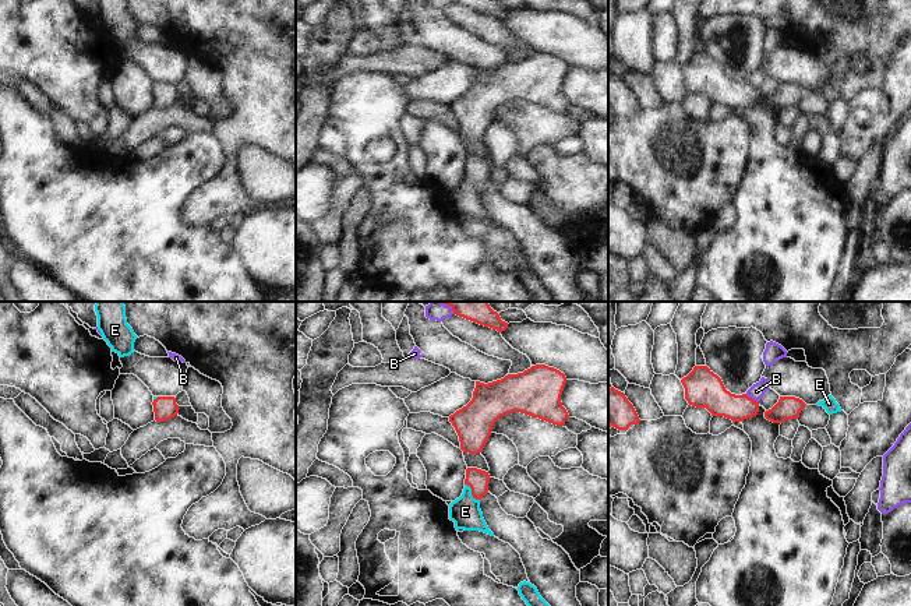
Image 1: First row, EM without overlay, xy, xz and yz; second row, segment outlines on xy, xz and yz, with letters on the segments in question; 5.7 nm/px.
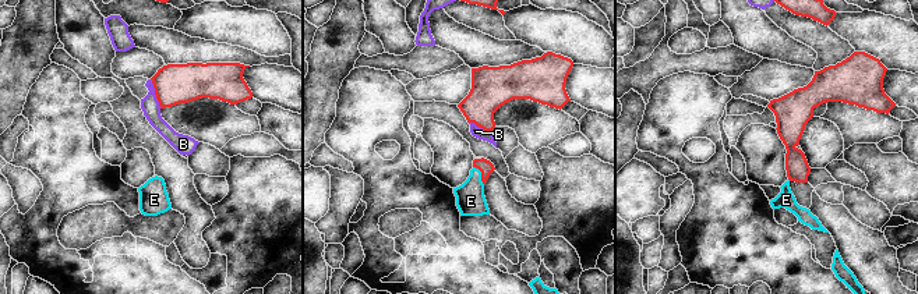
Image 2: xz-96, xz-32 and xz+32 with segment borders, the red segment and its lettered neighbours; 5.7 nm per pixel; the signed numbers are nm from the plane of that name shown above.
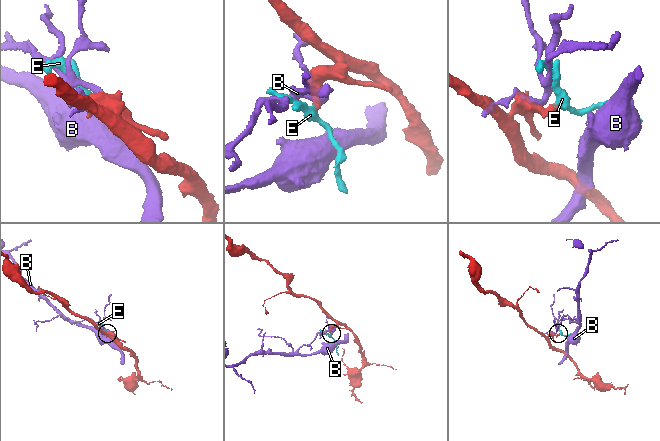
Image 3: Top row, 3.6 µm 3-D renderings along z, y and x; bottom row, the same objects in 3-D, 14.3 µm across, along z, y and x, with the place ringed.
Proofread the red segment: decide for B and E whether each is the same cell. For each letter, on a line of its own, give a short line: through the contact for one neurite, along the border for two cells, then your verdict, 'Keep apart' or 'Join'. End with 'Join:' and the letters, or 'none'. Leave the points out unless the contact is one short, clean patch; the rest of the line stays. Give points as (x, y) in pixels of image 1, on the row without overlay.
B: Keep apart
E: Line: xz (477, 166), (472, 180), (465, 198). Join
Join: E.

